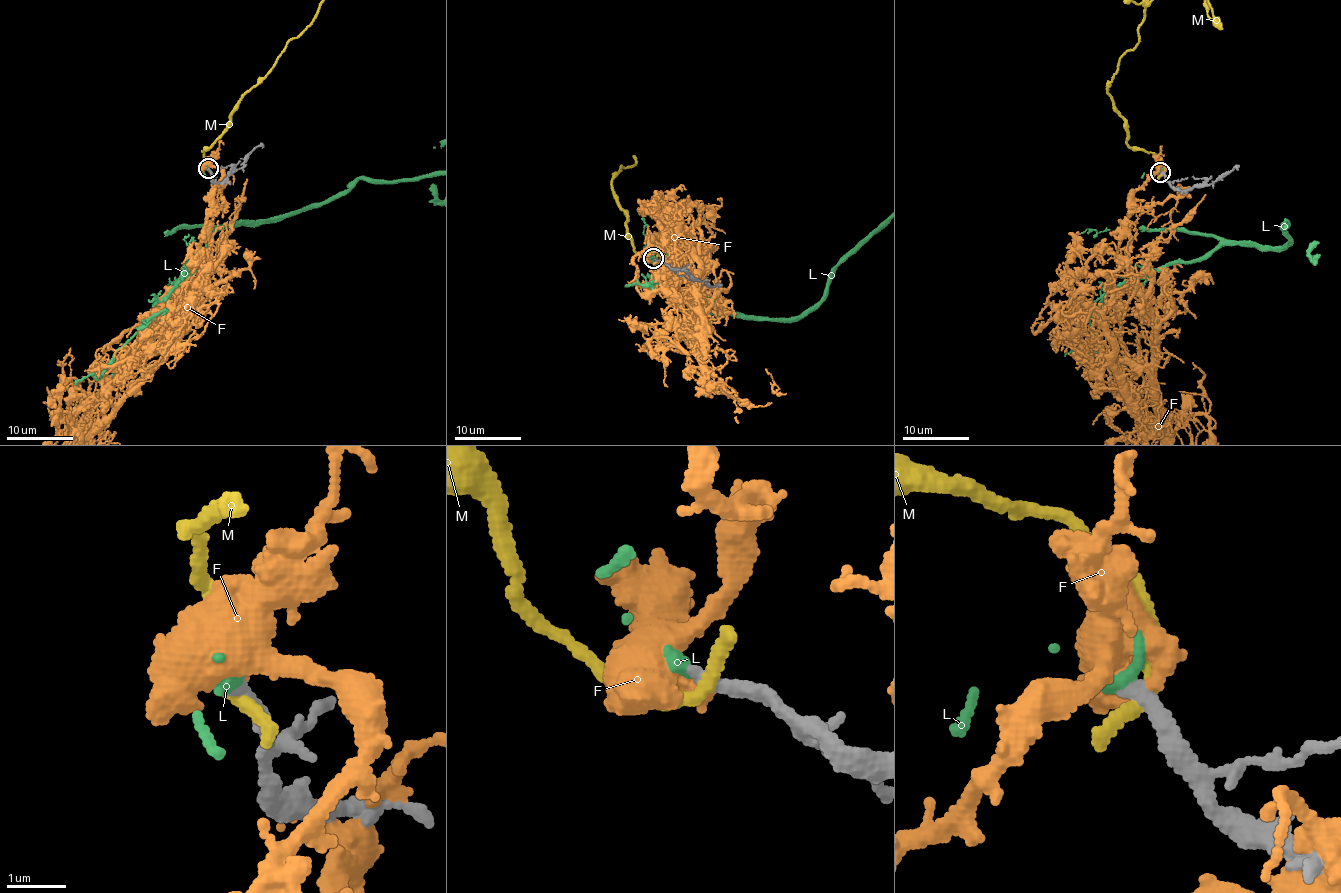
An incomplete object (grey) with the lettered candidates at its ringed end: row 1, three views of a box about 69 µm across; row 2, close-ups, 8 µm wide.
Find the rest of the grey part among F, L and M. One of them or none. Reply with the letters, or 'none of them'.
L

